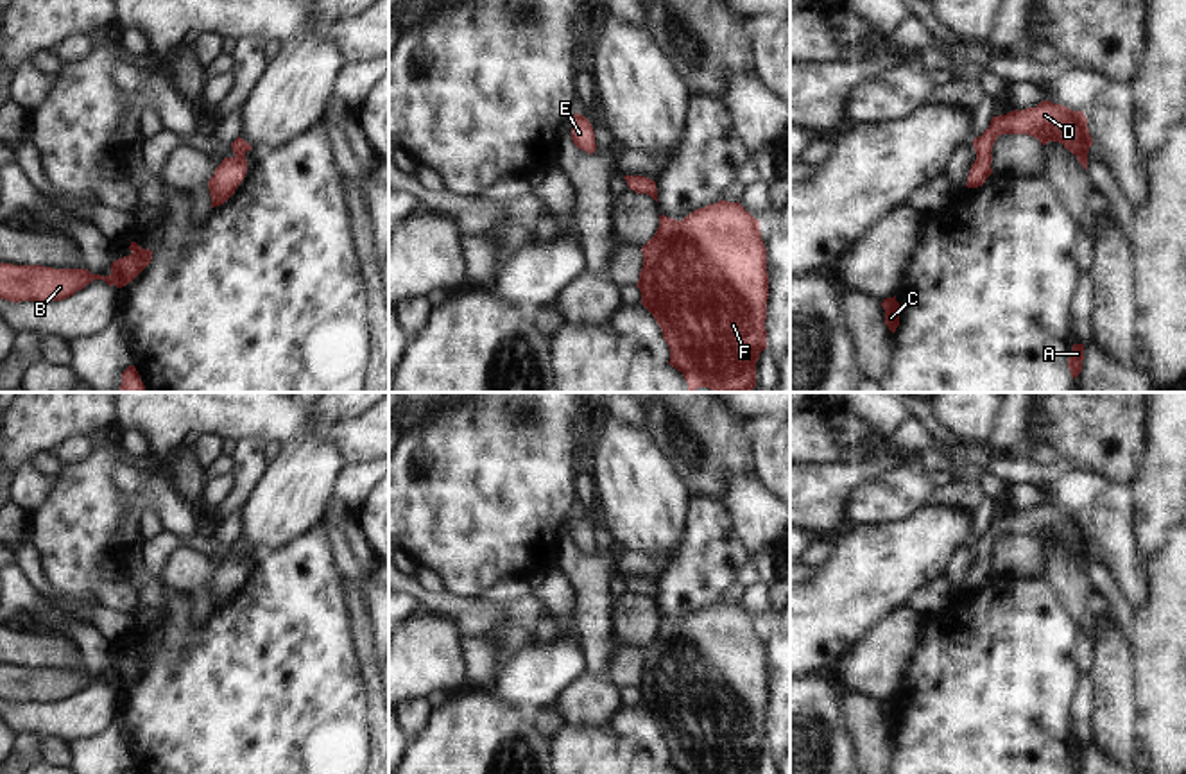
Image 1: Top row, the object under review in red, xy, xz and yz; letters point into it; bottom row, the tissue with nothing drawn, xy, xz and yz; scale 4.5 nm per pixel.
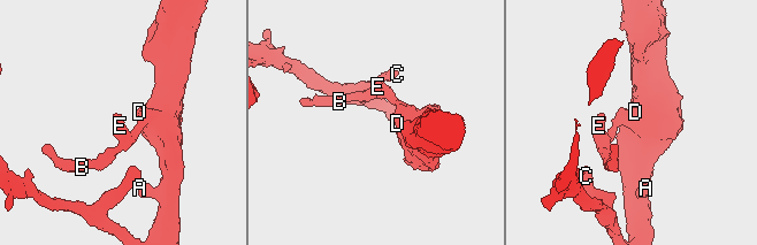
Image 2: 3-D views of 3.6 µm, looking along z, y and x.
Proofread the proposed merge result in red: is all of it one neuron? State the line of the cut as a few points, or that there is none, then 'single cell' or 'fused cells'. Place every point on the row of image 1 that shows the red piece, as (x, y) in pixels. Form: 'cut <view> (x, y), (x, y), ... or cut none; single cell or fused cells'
cut none; single cell

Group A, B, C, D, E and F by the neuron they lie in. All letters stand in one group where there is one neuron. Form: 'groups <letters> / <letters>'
groups A B C D E F

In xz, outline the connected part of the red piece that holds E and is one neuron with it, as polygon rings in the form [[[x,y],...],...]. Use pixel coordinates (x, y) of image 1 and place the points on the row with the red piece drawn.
[[[575,113],[572,120],[572,140],[580,150],[589,154],[597,150],[593,127],[589,120],[579,113]]]

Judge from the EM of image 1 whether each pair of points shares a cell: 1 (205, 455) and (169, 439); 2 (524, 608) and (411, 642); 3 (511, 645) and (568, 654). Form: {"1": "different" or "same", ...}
{"1": "different", "2": "different", "3": "different"}

